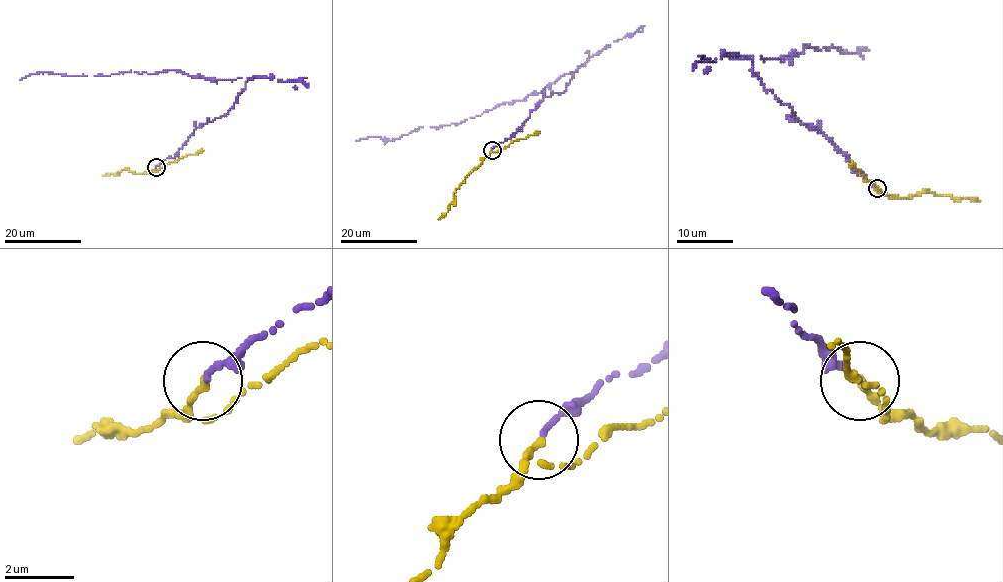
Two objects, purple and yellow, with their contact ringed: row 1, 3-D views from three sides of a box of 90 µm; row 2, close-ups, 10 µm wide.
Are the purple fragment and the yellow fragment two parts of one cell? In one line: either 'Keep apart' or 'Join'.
Join

